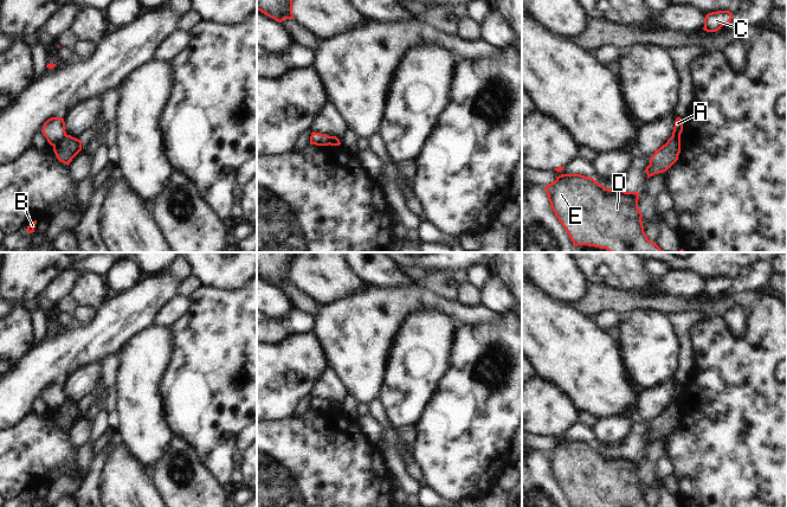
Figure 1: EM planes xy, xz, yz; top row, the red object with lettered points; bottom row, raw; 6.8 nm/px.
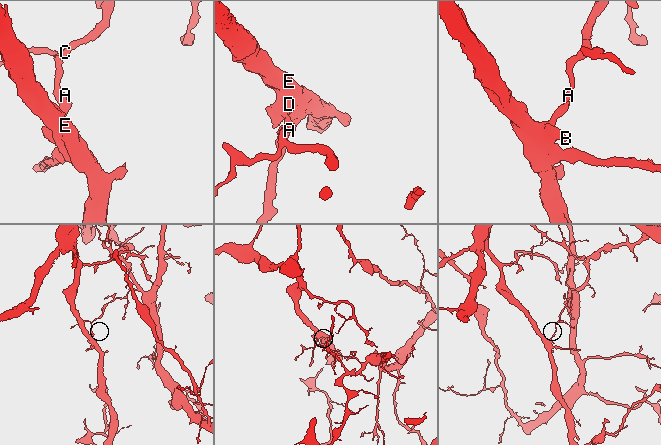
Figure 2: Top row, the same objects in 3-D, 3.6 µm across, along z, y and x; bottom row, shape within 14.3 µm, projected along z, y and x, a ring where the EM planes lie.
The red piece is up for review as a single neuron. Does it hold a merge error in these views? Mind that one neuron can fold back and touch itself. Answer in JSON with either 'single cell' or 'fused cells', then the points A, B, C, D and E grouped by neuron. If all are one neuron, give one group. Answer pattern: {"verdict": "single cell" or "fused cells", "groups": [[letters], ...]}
{"verdict": "fused cells", "groups": [["A", "C"], ["B", "D", "E"]]}

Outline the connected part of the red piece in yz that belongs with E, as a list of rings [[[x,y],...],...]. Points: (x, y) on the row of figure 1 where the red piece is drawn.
[[[561,174],[555,181],[546,185],[546,192],[555,216],[574,246],[588,245],[609,252],[665,252],[644,232],[643,213],[638,208],[641,194],[605,188],[593,178],[581,174]]]

